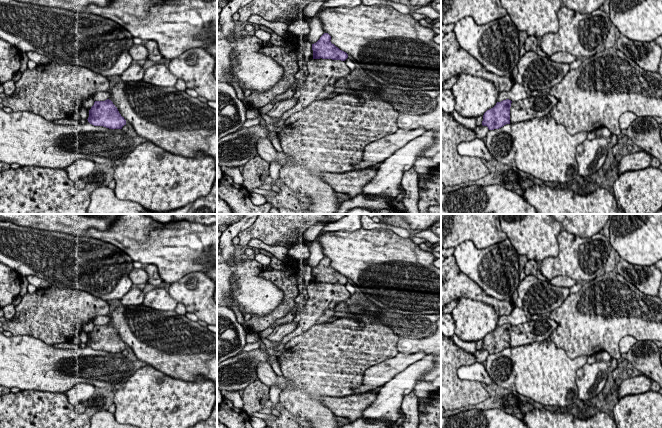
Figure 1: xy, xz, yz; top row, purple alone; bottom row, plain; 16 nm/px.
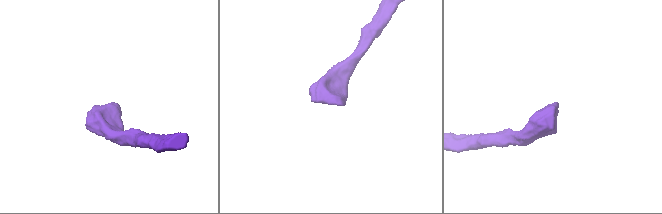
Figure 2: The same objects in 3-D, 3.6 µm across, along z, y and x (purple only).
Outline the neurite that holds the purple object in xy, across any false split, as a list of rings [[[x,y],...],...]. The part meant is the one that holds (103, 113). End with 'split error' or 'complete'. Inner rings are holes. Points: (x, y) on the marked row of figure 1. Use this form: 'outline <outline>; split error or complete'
outline [[[109,99],[105,101],[95,101],[89,110],[87,120],[94,126],[103,126],[113,130],[122,129],[122,127],[126,125],[126,120]]]; complete

